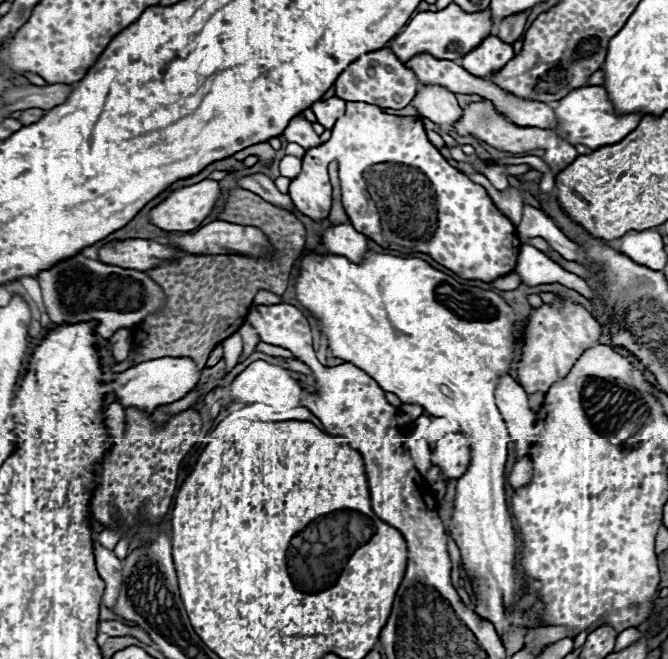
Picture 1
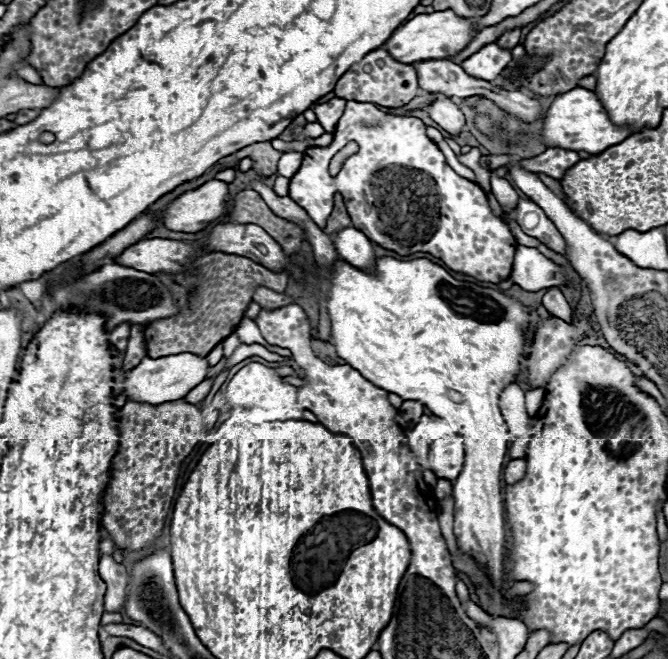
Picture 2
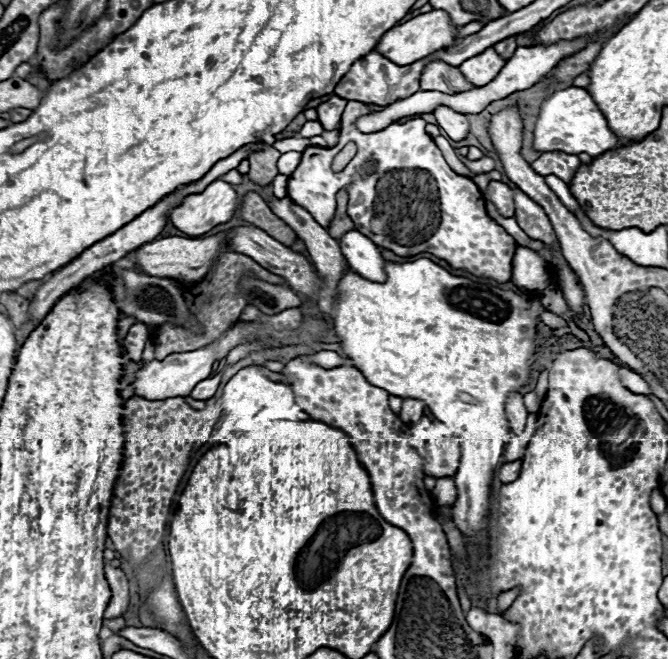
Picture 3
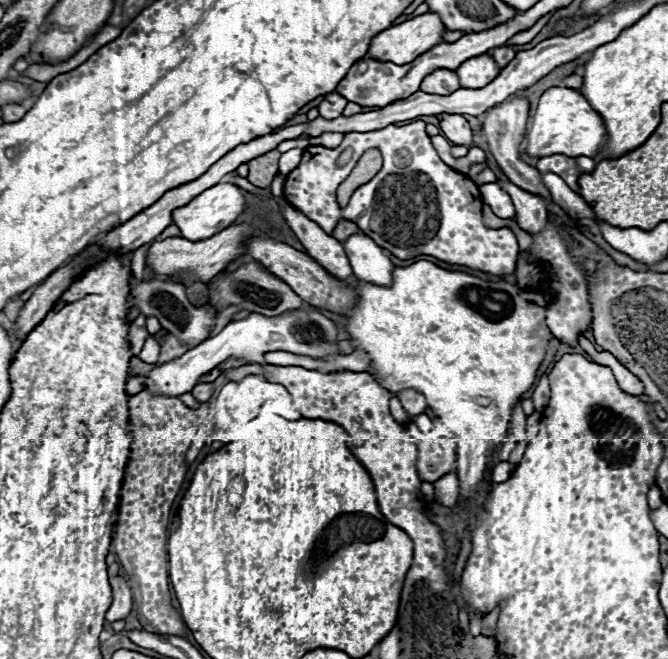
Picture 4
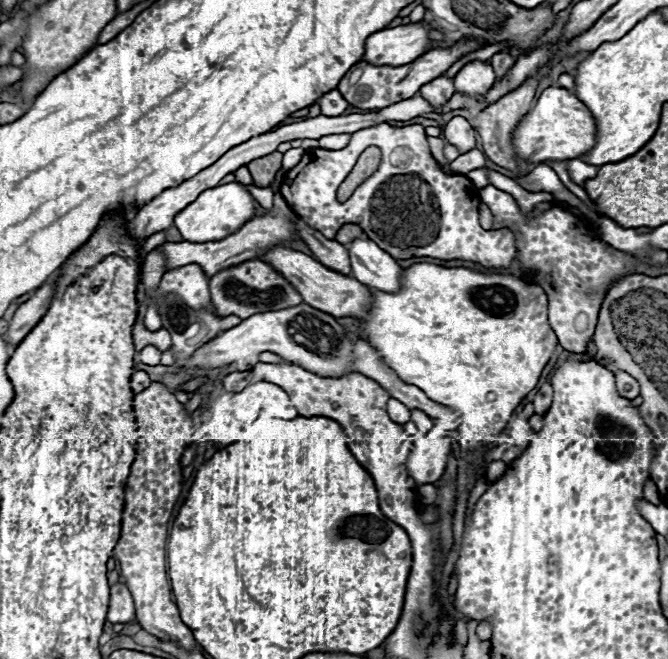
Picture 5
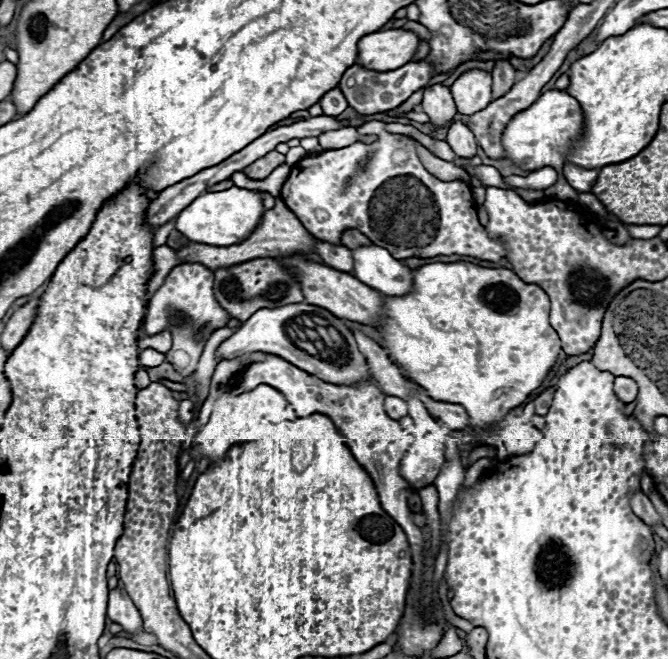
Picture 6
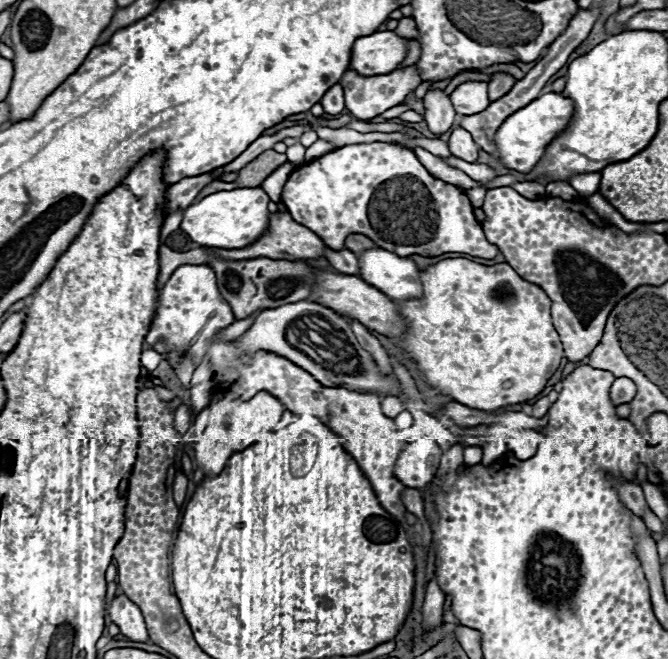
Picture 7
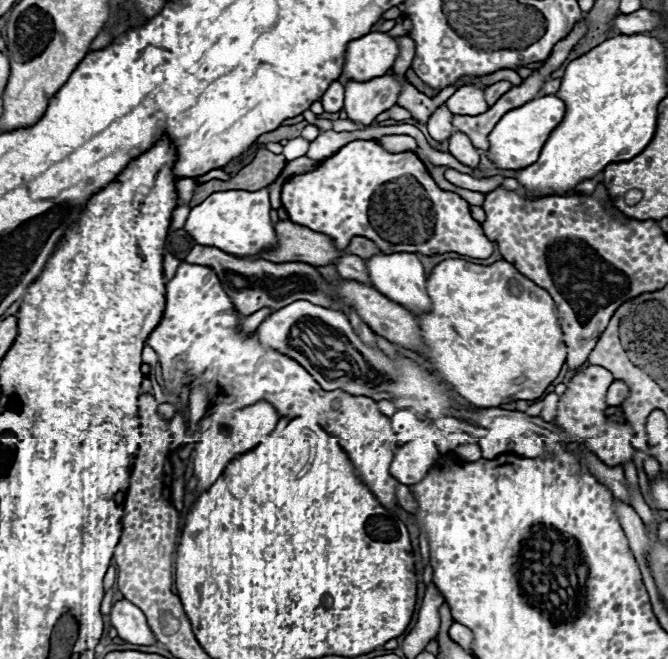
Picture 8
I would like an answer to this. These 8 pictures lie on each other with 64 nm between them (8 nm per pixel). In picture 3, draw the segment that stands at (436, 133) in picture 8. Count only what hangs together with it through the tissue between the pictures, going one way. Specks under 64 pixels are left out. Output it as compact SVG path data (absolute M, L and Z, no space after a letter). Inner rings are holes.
M430 62L420 78L420 90L436 90L444 94L456 94L456 90L470 90L472 84L460 74L458 68L444 62Z

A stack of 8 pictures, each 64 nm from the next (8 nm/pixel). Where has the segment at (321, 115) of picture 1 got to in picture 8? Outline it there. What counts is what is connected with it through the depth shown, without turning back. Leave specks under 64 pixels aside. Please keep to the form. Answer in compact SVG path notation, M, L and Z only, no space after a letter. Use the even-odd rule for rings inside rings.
M332 82L330 88L324 92L324 96L320 98L322 106L326 112L338 112L344 106L344 84L340 82Z

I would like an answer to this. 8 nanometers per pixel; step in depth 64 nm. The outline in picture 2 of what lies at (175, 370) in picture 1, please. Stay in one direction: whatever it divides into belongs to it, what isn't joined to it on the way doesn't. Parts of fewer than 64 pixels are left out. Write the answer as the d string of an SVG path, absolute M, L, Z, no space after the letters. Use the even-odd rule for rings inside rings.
M182 352L182 354L172 354L164 358L144 358L136 368L132 368L126 376L124 382L124 392L128 394L128 400L136 402L170 402L172 398L184 398L194 386L198 386L206 372L208 372L208 360L206 356Z

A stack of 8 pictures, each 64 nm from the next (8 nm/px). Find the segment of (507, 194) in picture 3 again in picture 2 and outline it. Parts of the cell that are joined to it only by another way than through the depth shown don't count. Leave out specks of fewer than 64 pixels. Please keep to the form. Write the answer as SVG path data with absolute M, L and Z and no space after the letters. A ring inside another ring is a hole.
M492 172L490 182L492 182L492 194L494 194L494 198L500 202L500 206L506 212L510 212L516 206L516 190L510 186L508 180L498 178L494 172Z

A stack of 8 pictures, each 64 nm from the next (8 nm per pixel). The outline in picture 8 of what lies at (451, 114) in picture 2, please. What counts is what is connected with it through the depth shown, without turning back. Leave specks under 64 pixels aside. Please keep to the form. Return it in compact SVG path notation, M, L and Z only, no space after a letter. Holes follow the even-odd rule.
M460 132L452 134L452 138L450 138L450 154L458 162L462 162L462 164L466 164L470 168L478 168L478 164L480 164L480 154L470 144L470 140L468 140L466 134L460 134Z

